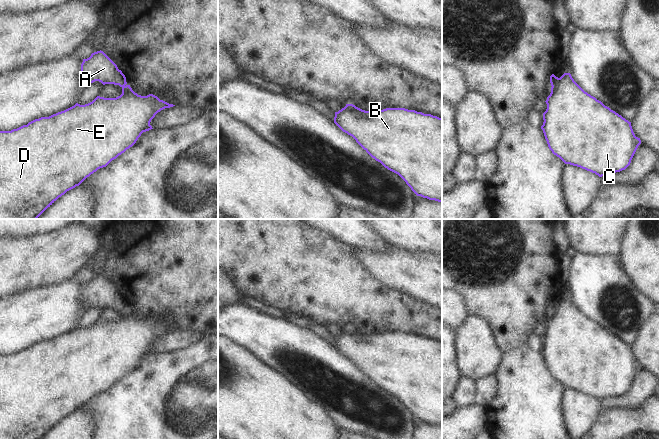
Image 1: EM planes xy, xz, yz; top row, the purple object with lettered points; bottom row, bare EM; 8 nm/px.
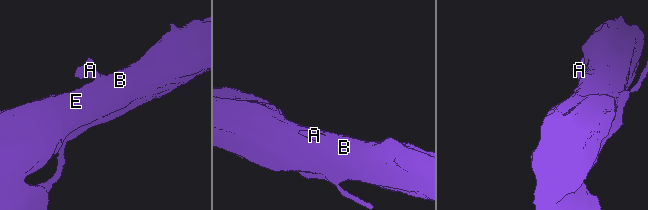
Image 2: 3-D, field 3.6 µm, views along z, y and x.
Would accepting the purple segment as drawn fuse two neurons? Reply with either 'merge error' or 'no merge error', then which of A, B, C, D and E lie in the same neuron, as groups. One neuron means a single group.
merge error; groups A / B C D E

